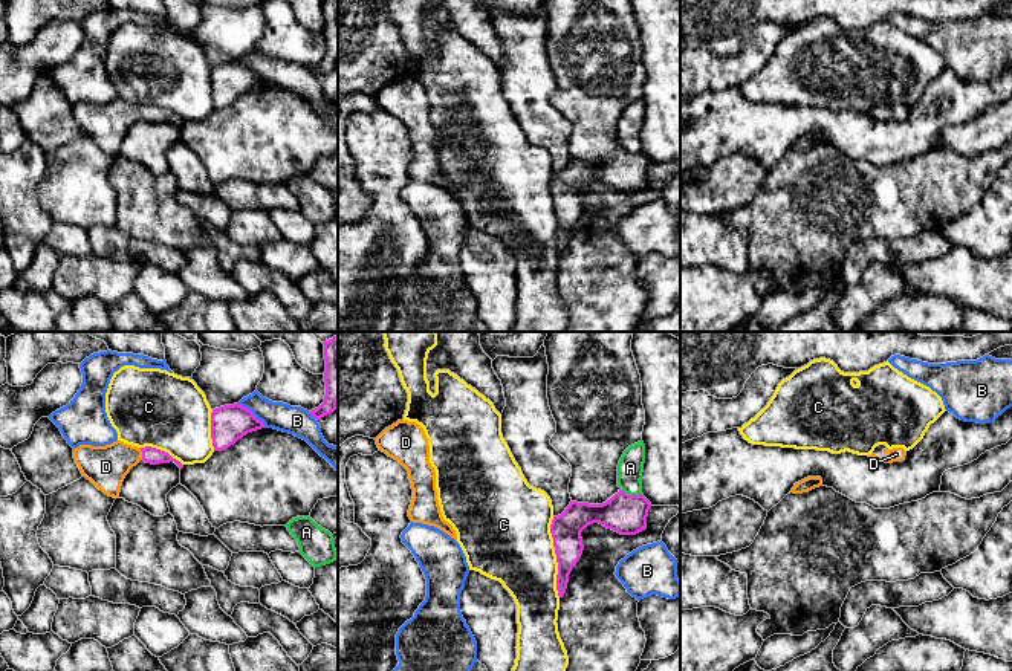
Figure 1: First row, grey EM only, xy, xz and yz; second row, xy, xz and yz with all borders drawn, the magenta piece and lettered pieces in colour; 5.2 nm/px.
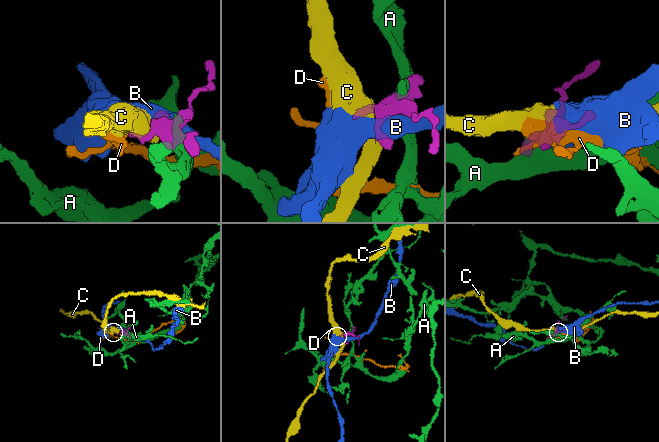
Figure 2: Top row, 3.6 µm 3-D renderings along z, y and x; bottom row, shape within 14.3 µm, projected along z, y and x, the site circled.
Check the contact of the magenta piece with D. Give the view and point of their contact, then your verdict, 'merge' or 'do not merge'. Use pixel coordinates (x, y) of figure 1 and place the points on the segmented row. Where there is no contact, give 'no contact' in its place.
xy (142, 454) | merge

